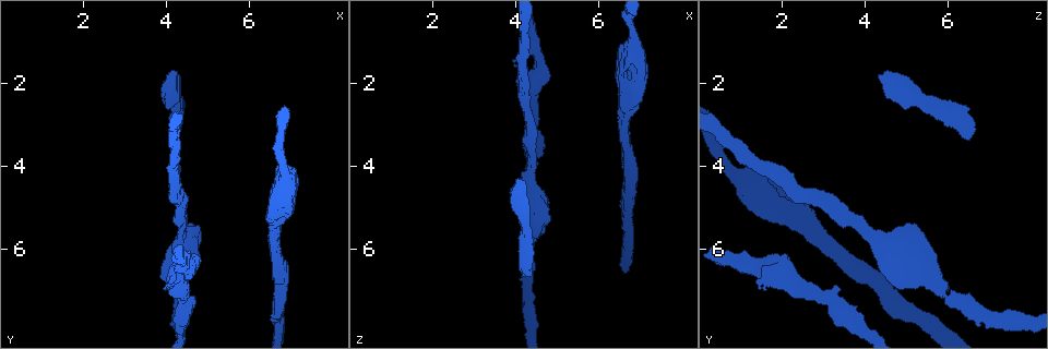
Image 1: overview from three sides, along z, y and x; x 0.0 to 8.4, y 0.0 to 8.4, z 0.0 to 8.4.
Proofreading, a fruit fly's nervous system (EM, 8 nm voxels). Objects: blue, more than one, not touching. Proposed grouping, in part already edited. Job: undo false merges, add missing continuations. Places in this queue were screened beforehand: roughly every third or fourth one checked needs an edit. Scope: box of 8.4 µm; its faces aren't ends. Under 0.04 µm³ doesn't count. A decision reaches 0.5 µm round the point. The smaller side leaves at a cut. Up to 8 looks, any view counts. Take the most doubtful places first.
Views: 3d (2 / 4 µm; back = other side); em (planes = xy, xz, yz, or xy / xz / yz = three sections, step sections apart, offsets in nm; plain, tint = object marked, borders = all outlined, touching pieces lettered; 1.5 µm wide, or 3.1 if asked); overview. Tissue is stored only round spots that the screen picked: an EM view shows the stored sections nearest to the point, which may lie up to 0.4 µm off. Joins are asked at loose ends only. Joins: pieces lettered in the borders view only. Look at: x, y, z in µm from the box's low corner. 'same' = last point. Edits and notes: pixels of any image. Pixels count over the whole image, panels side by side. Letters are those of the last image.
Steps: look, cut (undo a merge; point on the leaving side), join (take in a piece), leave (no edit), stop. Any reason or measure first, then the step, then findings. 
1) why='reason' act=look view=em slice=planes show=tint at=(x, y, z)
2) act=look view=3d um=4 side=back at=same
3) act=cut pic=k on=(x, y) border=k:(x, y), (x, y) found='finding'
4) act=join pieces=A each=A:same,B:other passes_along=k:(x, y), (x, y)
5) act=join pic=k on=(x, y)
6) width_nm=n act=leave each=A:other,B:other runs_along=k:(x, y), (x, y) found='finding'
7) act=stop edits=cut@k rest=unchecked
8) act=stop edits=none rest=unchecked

why='free end' act=look view=3d um=2 at=(4.10, 1.85, 4.40)

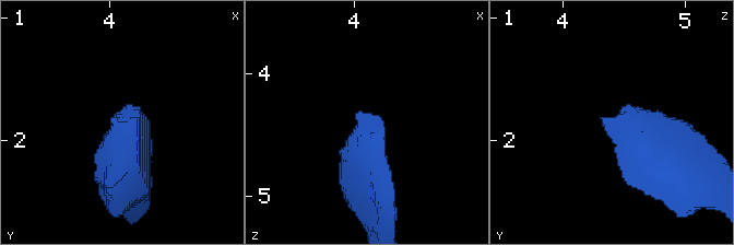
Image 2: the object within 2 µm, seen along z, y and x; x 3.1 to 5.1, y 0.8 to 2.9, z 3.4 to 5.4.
why='need the tissue' act=look view=em slice=planes show=borders at=(4.04, 1.80, 4.34)

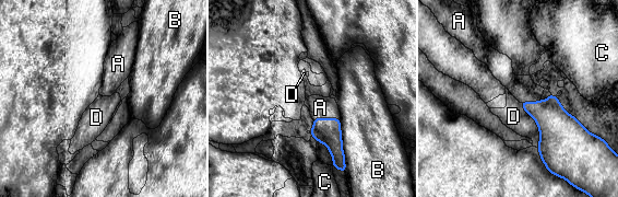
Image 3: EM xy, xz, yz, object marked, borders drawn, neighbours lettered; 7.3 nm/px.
act=join pieces=A each=A:same,B:other,C:other,D:other found='it goes on there'

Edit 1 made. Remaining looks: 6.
act=look view=overview

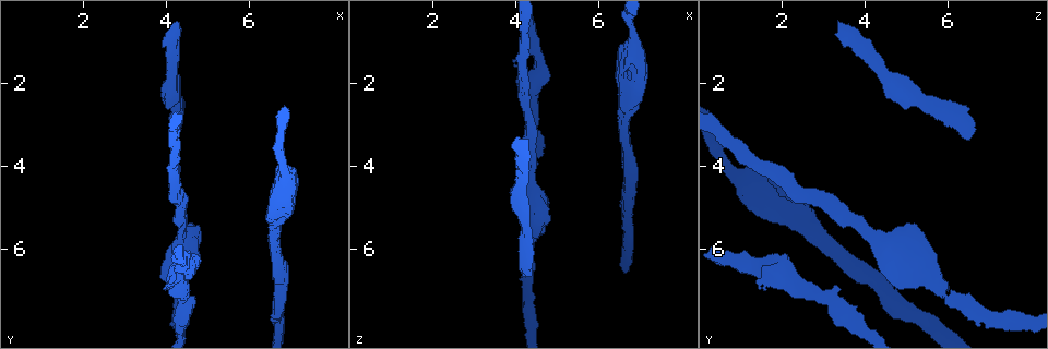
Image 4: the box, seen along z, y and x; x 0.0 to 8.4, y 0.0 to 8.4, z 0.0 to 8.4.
why='stops while still wide' act=look view=em slice=yz step=4 show=borders at=(4.85, 5.55, 5.35)

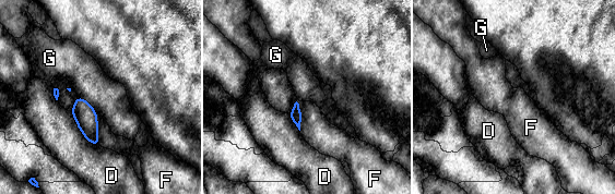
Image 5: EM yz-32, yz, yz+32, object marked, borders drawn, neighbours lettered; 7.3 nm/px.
act=leave each=D:other,F:other,G:other border=5:(296, 100), (302, 118), (300, 130) found='none of them fits'

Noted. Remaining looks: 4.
why='branch stops here' act=look view=3d um=4 at=(6.90, 4.00, 1.60)

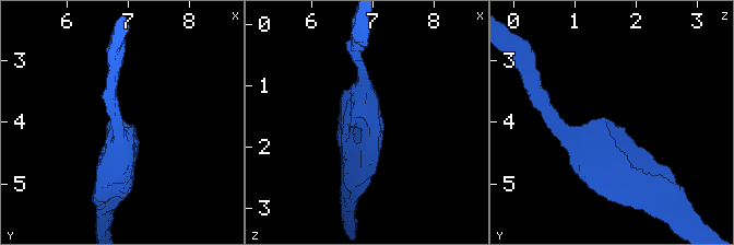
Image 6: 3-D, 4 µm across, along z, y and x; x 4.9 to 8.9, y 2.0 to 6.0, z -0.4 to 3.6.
why='now the EM' act=look view=em slice=planes show=borders at=(6.90, 4.00, 1.65)

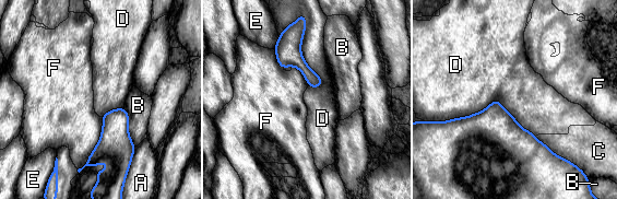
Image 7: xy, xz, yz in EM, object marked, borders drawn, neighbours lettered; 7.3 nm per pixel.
longest_contact=D:800nm act=leave each=A:other,B:other,C:other,D:other,E:other,F:other found='no lettered piece goes on from it'

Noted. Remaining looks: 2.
act=stop edits=join@3 rest=unchecked

